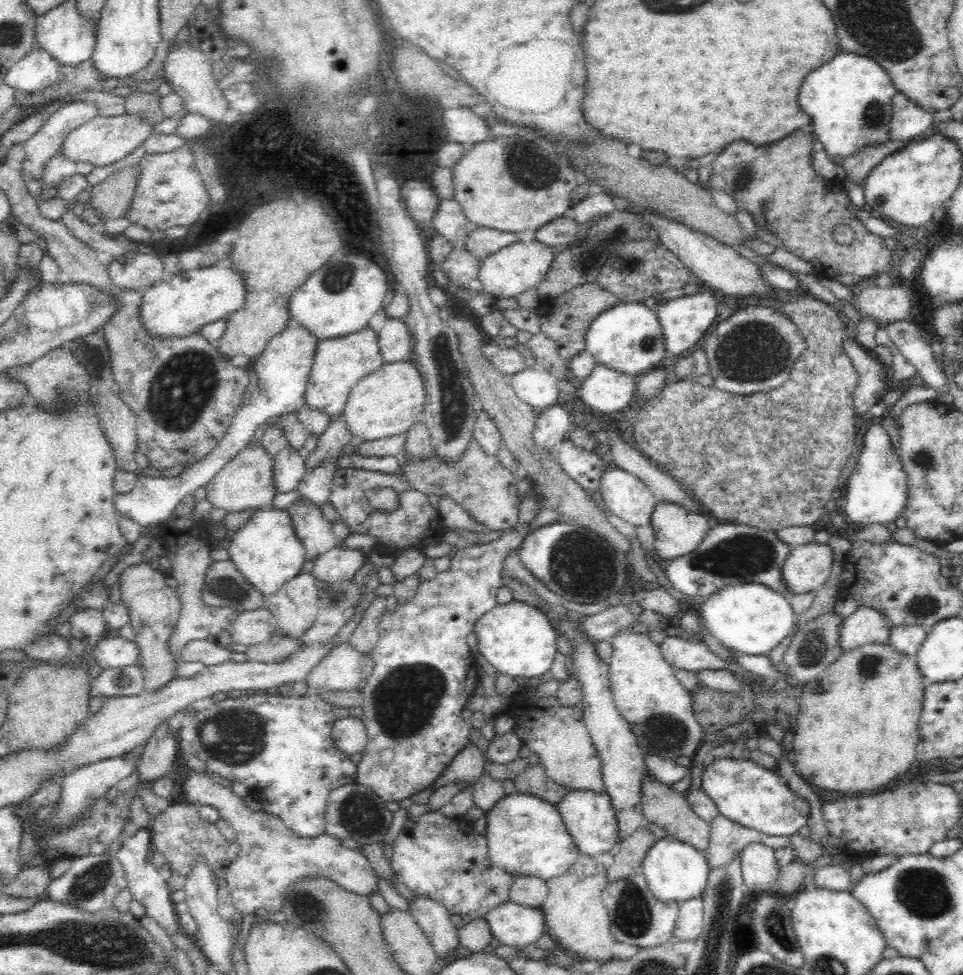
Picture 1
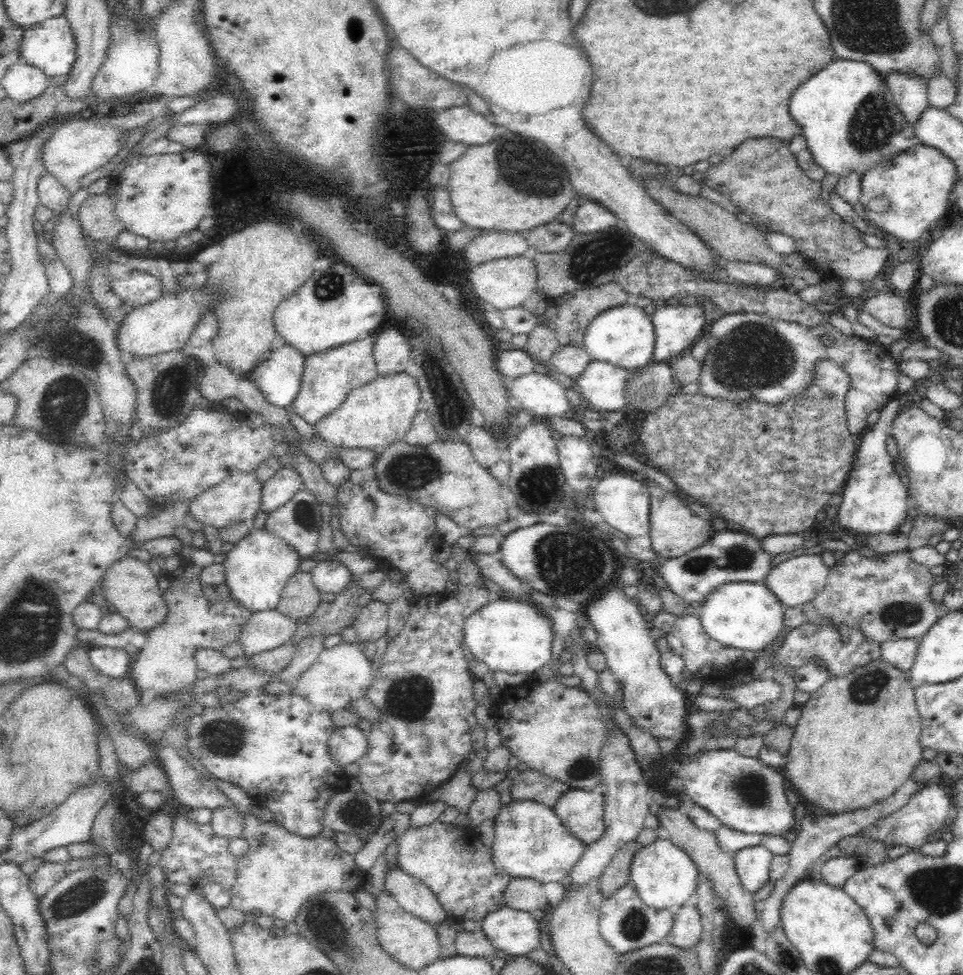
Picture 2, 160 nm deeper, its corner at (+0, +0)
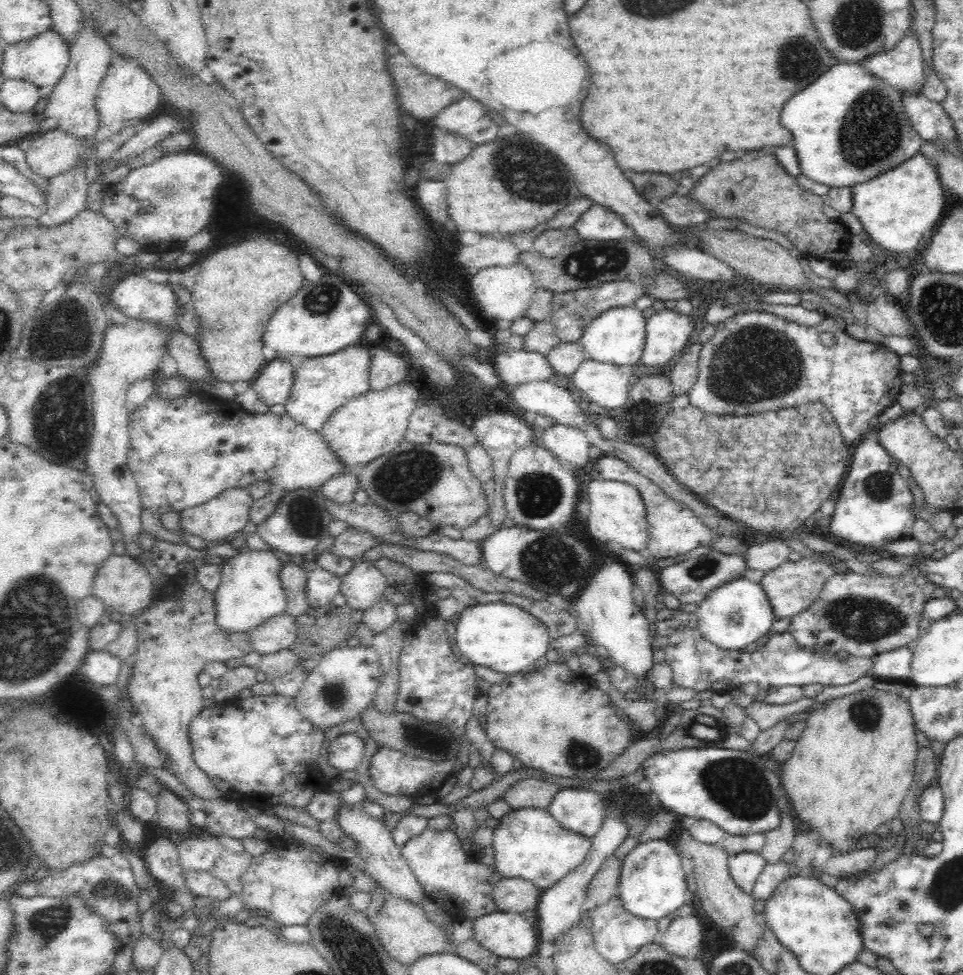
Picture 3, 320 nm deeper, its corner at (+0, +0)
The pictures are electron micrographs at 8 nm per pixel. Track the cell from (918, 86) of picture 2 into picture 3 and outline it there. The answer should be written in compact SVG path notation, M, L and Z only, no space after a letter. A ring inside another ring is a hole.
M908 32L892 50L866 54L858 63L898 91L920 93L925 84L922 59L916 33Z

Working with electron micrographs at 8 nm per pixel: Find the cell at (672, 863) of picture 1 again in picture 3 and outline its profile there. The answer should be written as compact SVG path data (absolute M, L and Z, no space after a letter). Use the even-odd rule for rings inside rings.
M652 839L638 843L625 856L620 866L617 896L628 914L658 921L689 902L687 875L682 869L680 852L674 846L666 840Z

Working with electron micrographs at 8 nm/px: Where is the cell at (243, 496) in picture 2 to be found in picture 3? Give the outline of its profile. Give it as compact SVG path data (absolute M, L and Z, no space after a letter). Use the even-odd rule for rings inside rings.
M228 489L207 503L200 503L198 506L180 511L180 530L184 534L201 538L207 544L229 541L240 535L242 528L248 524L252 503L248 489Z

